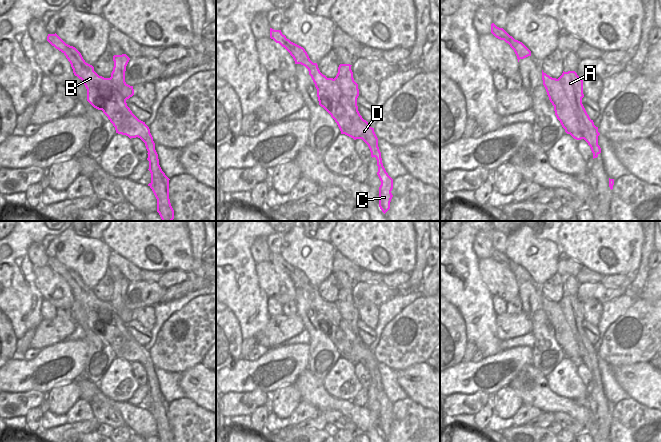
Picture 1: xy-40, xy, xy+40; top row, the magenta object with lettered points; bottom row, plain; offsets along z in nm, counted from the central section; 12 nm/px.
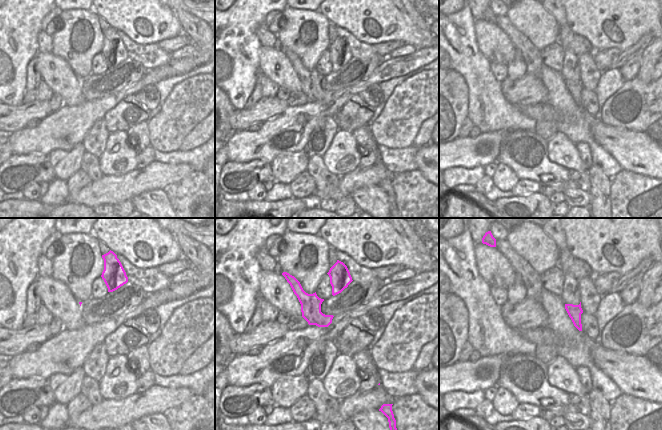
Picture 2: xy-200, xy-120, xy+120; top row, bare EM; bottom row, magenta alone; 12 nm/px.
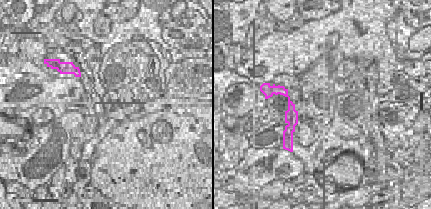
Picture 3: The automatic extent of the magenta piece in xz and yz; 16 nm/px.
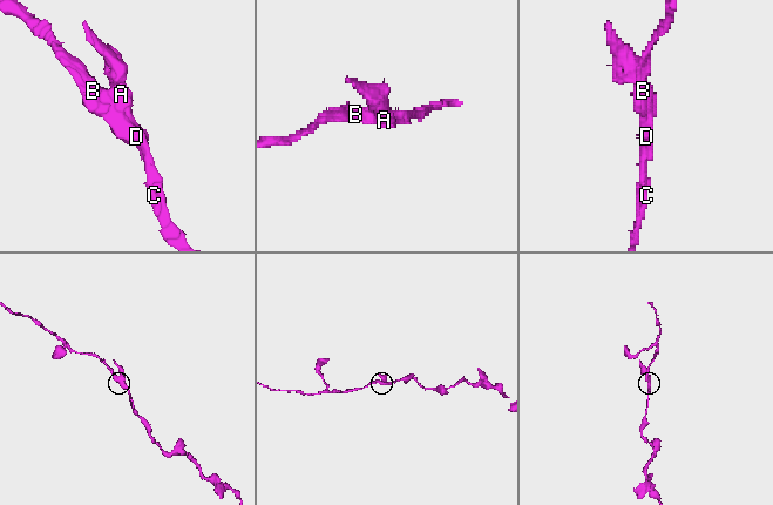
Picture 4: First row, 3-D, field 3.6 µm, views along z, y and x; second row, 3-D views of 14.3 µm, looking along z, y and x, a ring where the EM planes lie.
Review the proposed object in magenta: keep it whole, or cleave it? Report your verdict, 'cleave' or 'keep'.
cleave

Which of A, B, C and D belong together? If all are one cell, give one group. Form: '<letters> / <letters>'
A / B C D

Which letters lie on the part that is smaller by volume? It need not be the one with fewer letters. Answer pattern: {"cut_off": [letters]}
{"cut_off": ["A"]}

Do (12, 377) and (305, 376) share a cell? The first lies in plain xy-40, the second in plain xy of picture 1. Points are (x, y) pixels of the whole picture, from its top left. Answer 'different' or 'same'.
different

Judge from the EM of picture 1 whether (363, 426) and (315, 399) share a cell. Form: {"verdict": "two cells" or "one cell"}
{"verdict": "one cell"}

